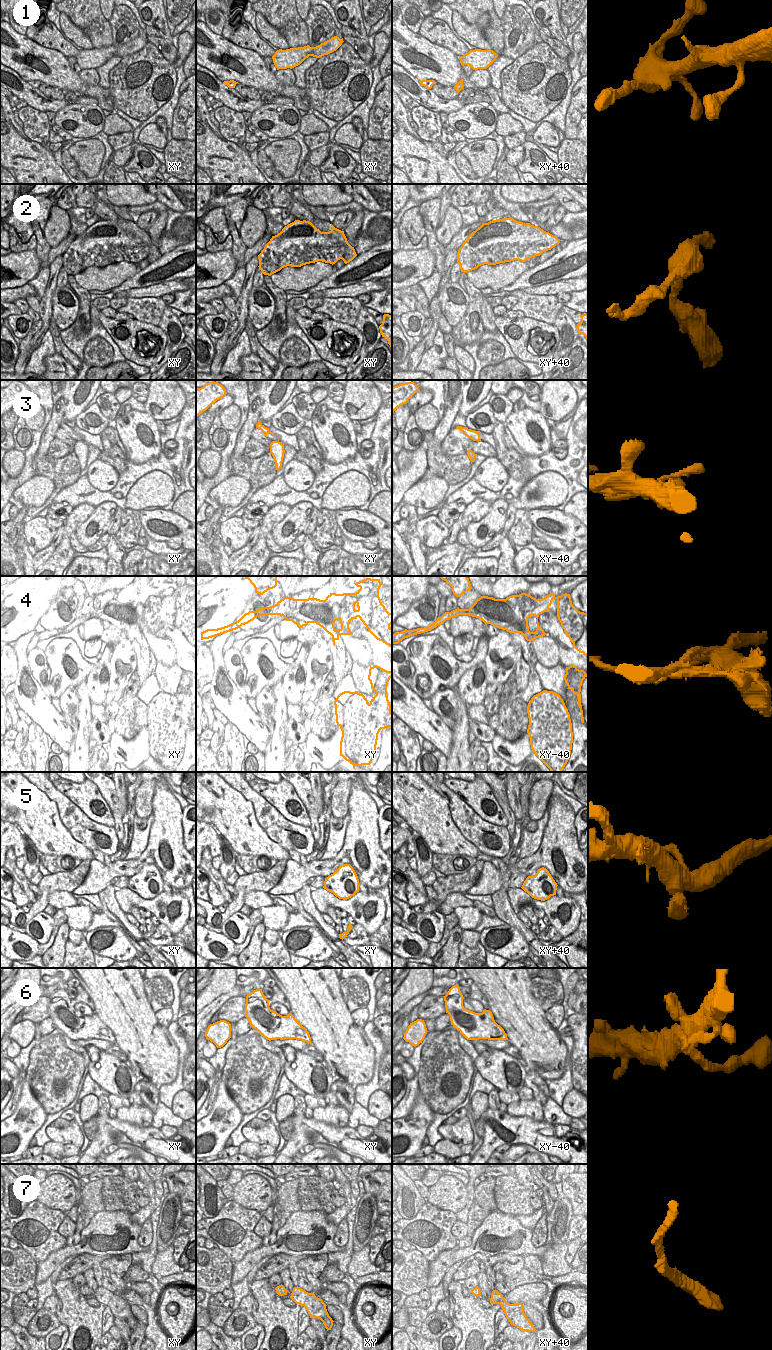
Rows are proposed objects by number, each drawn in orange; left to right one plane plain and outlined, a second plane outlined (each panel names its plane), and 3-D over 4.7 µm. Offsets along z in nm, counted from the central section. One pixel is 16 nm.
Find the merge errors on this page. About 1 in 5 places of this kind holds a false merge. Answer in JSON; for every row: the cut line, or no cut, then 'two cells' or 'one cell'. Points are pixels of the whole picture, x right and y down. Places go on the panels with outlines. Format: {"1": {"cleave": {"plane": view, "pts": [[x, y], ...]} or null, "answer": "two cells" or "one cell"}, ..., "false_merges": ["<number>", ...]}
{"1": {"cleave": null, "answer": "one cell"}, "2": {"cleave": {"plane": "xy", "pts": [[356, 254], [353, 257], [349, 257], [345, 253], [341, 258]]}, "answer": "two cells"}, "3": {"cleave": null, "answer": "one cell"}, "4": {"cleave": null, "answer": "one cell"}, "5": {"cleave": null, "answer": "one cell"}, "6": {"cleave": null, "answer": "one cell"}, "7": {"cleave": null, "answer": "one cell"}, "false_merges": ["2"]}

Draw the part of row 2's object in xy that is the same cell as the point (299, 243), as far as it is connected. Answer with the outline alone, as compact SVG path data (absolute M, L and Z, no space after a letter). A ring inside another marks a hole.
M295 220L285 226L280 233L272 236L258 255L258 267L264 275L271 276L287 266L301 267L318 261L333 265L342 259L345 253L348 254L348 258L355 258L355 249L348 243L344 231L332 225L329 232L321 232L309 221Z

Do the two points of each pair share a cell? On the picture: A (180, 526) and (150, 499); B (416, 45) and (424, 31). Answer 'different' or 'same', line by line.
A: different
B: different

